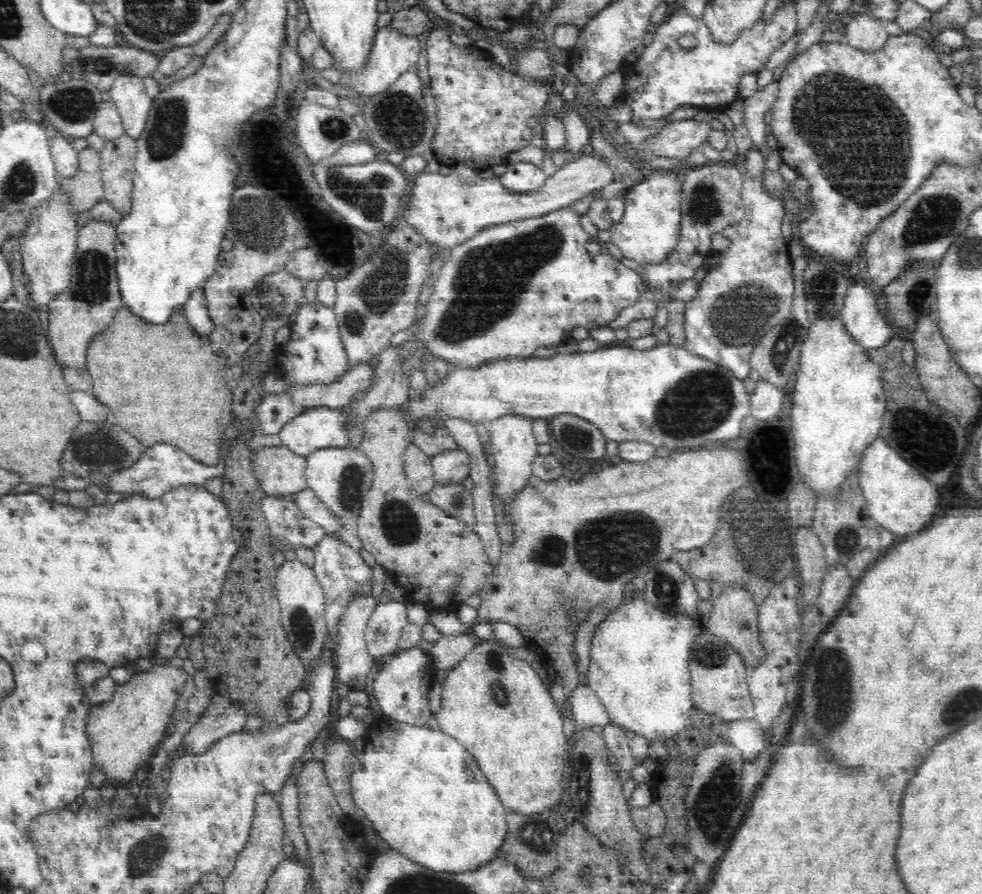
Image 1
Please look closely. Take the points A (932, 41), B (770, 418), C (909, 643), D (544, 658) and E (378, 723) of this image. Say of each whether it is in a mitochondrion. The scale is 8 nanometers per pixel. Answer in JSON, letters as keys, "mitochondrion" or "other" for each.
{"A":"other","B":"other","C":"other","D":"other","E":"other"}

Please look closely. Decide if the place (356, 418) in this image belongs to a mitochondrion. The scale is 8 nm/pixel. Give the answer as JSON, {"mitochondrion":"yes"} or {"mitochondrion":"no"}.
{"mitochondrion":"yes"}

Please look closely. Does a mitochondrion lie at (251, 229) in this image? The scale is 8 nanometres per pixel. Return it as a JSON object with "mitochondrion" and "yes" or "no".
{"mitochondrion":"yes"}

